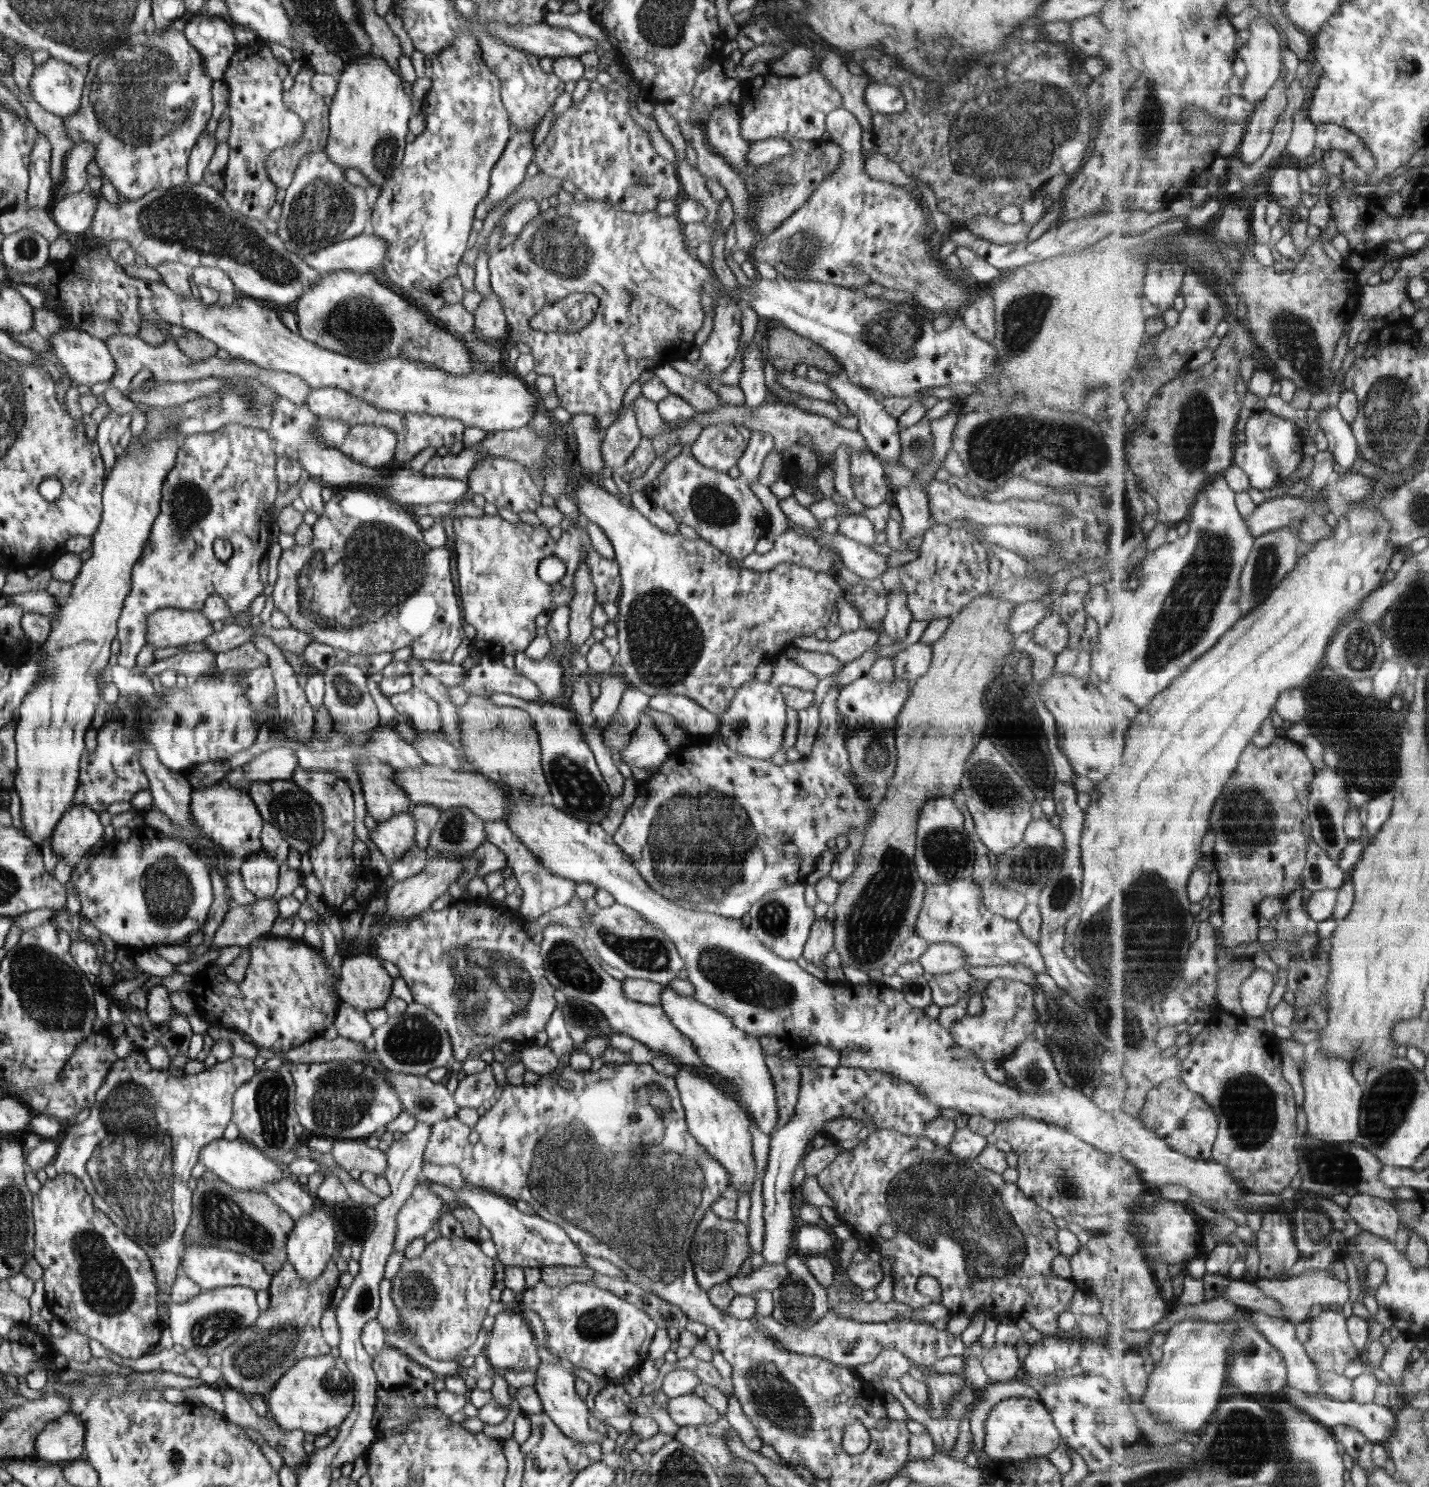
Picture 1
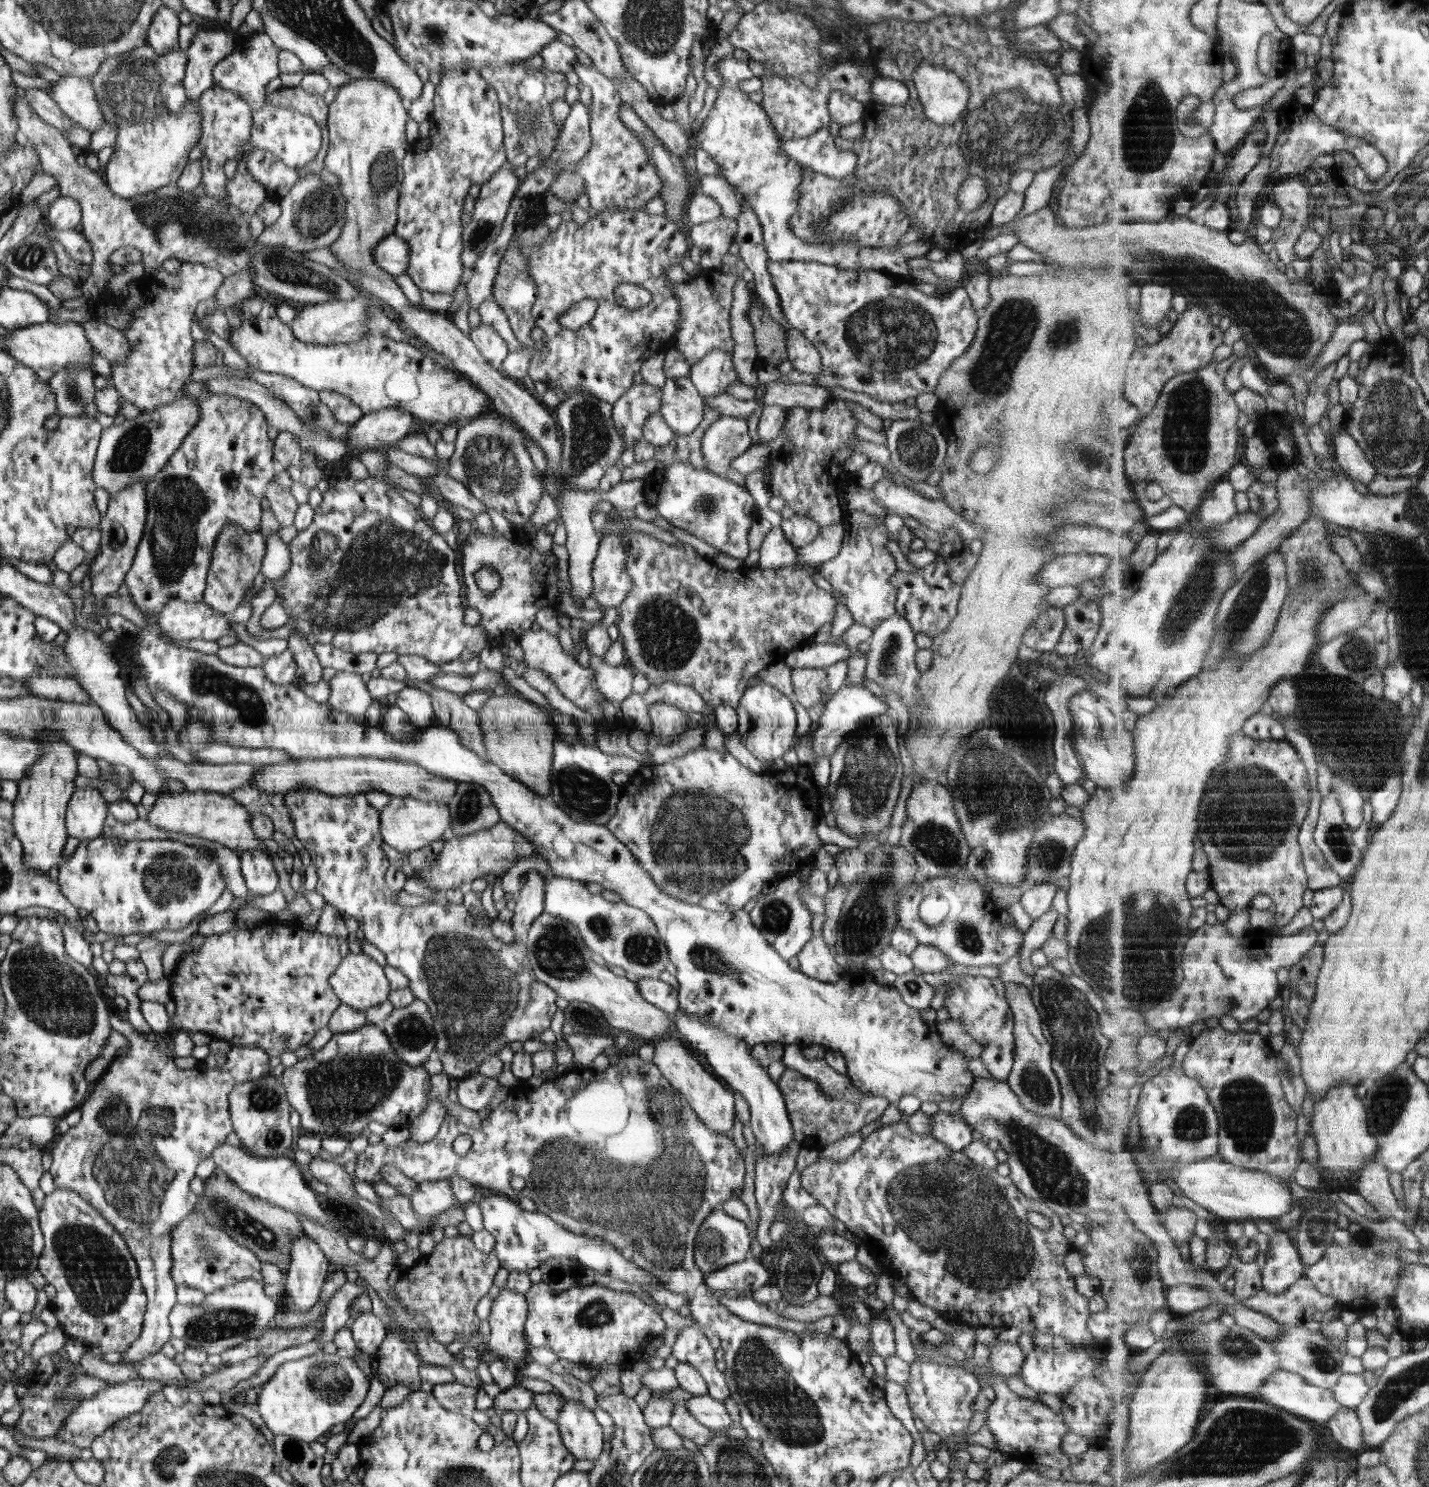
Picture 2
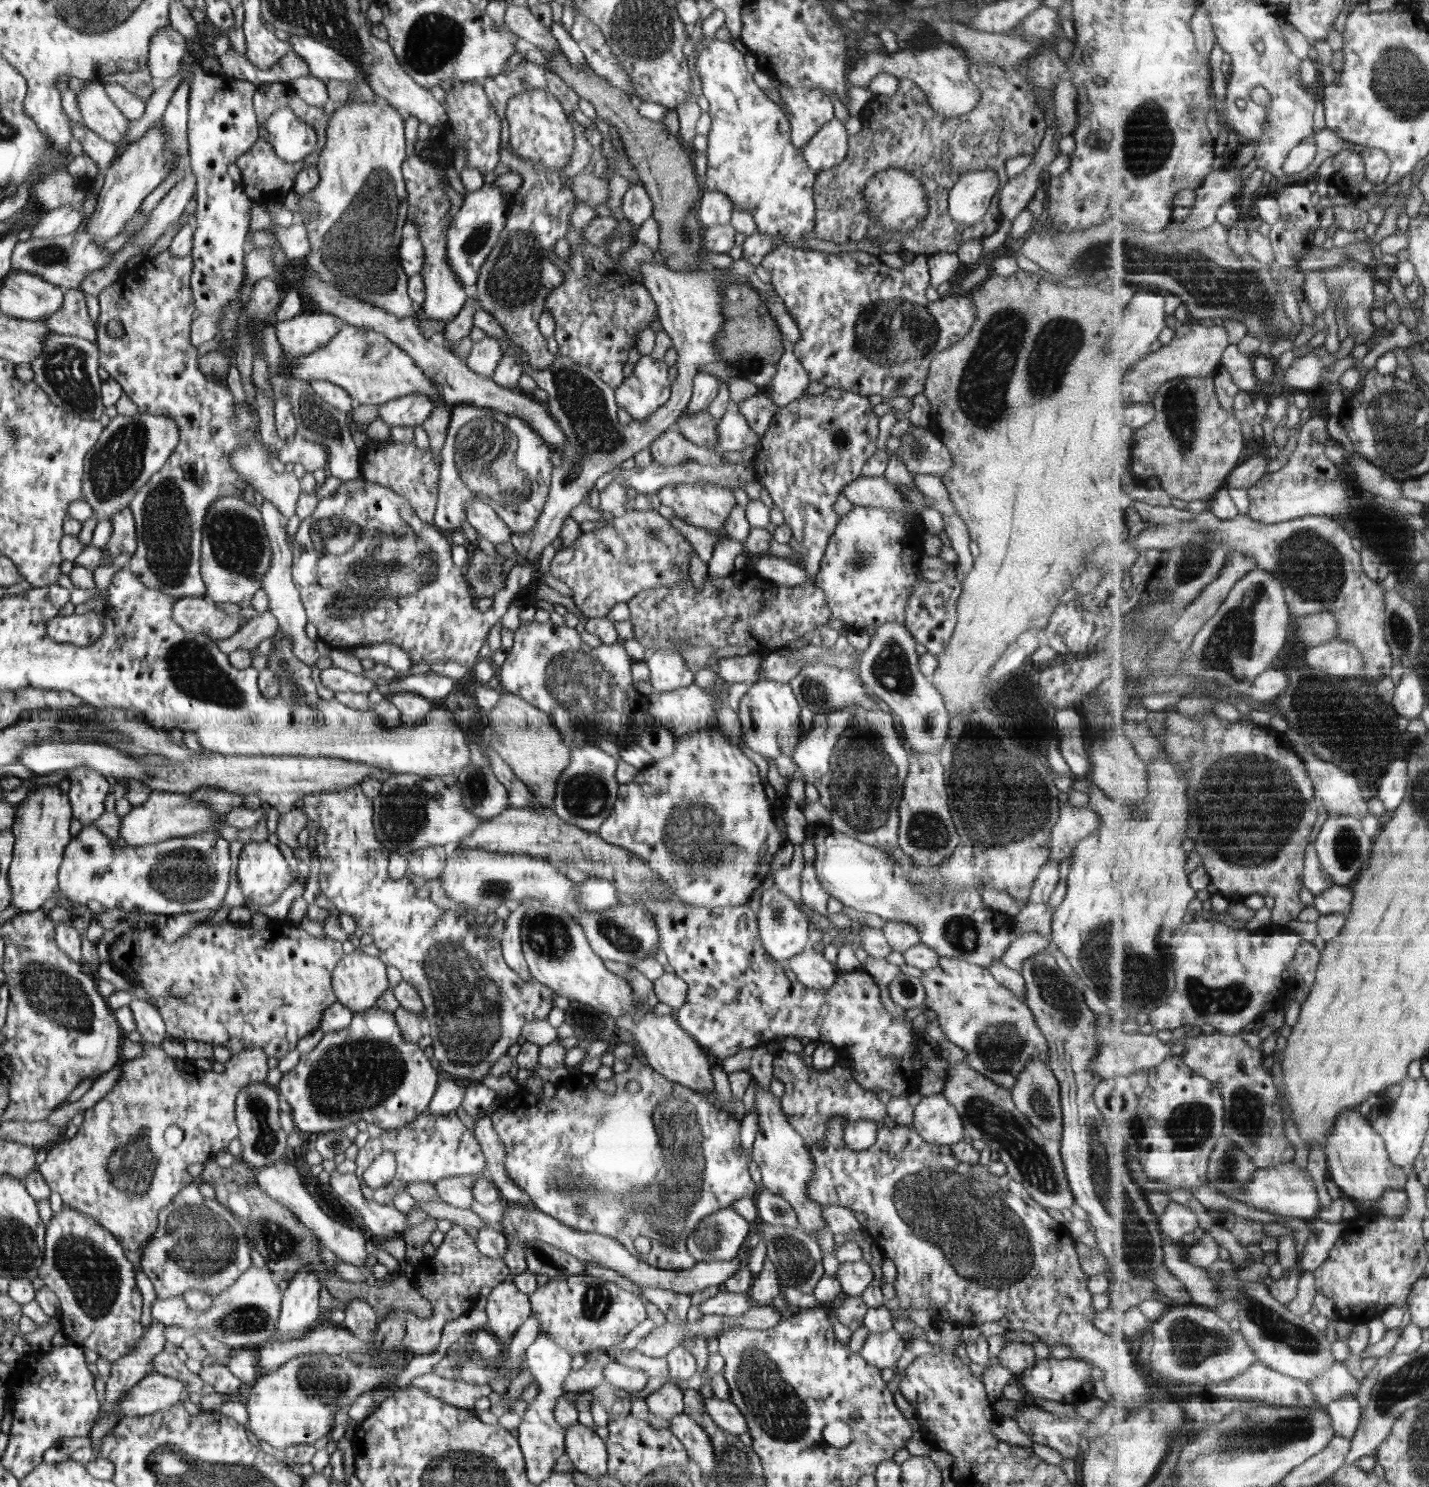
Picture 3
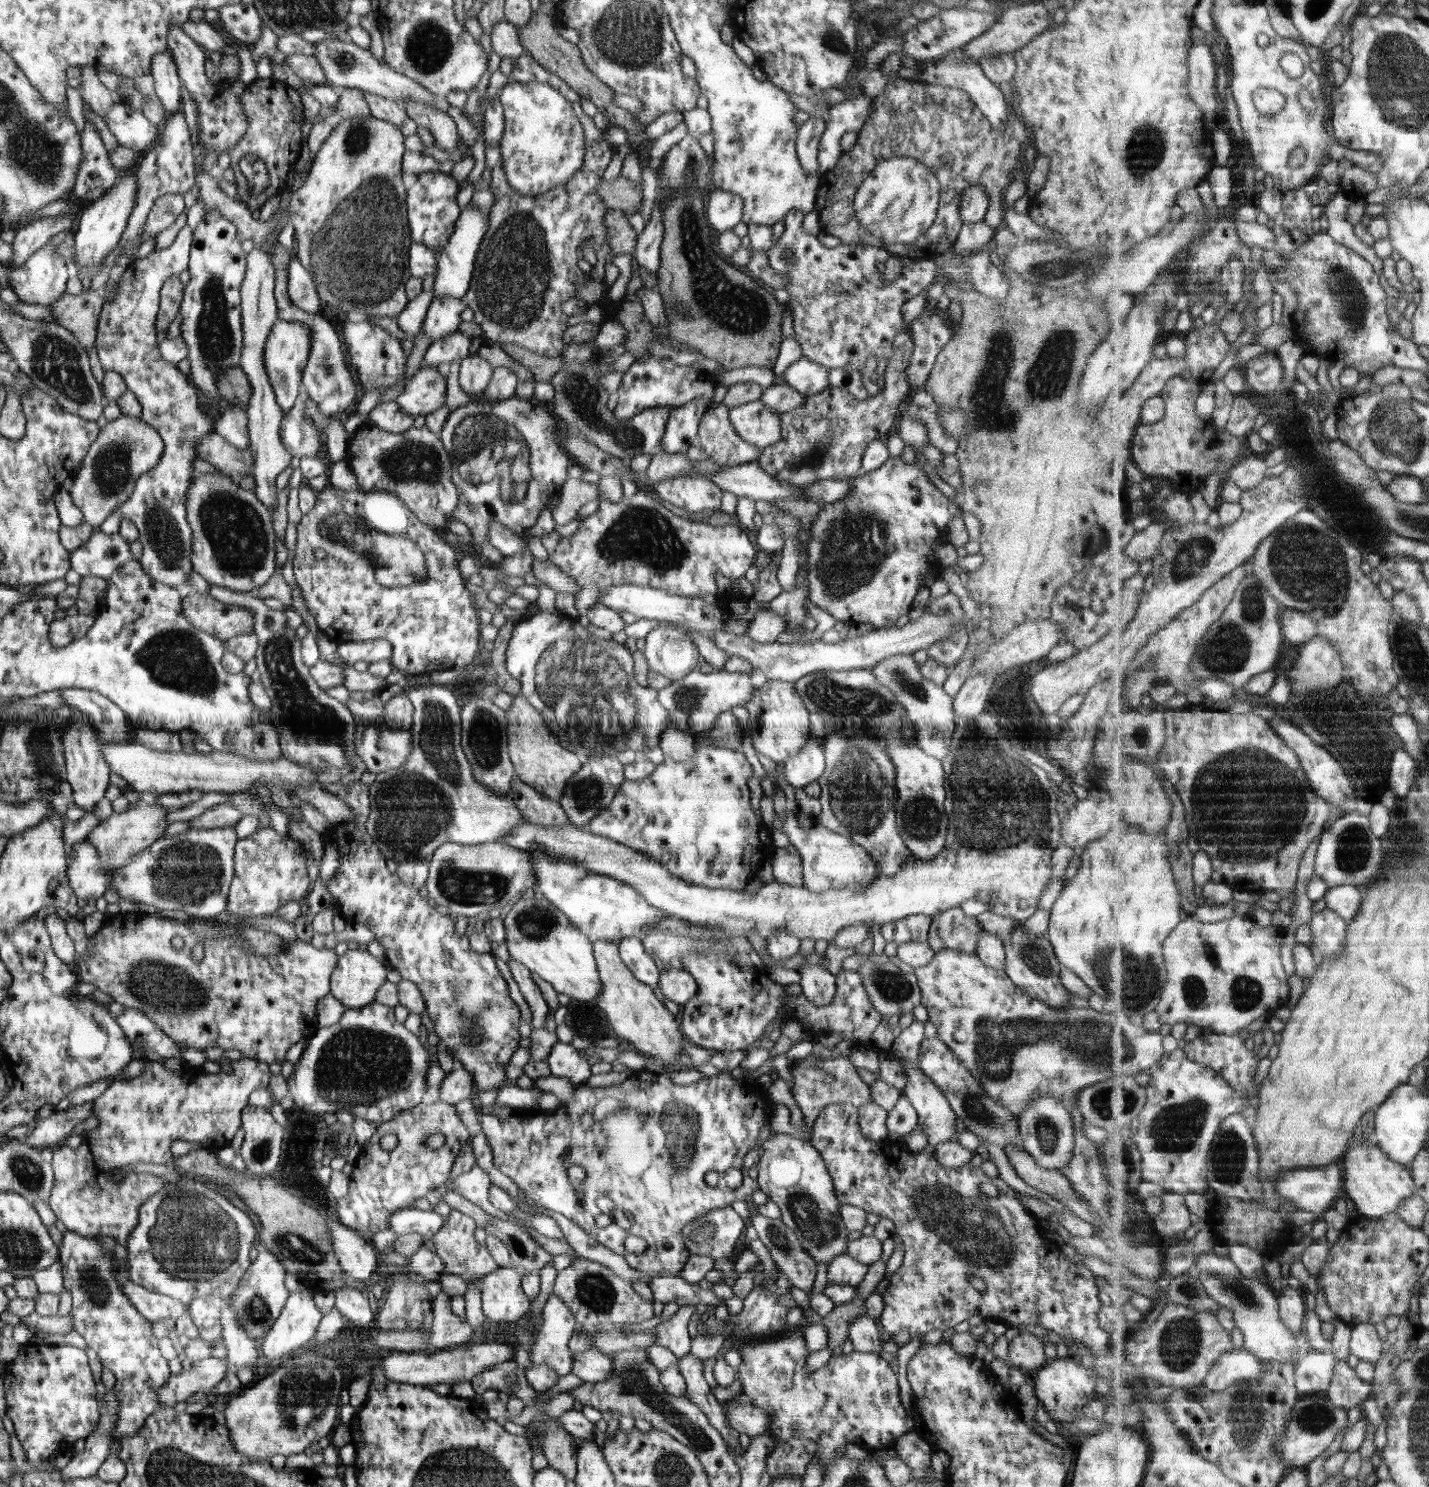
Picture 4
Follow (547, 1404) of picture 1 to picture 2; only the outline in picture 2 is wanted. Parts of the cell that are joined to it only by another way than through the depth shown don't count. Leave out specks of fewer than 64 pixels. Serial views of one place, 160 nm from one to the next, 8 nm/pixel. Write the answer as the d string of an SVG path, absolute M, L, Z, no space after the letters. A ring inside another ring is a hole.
M560 1398L564 1400L564 1407L556 1422L564 1446L578 1460L594 1460L595 1464L604 1462L603 1429L594 1412L570 1399Z

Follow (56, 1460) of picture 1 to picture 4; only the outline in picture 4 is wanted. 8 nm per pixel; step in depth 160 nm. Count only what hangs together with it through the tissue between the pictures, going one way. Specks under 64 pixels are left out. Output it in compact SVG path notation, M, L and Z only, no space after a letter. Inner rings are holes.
M210 1357L206 1360L200 1360L198 1366L190 1368L188 1372L170 1377L170 1381L166 1381L164 1387L156 1391L158 1403L161 1408L174 1409L177 1403L186 1402L190 1396L197 1392L212 1394L214 1386L224 1379L226 1372L228 1372L226 1359L217 1360Z

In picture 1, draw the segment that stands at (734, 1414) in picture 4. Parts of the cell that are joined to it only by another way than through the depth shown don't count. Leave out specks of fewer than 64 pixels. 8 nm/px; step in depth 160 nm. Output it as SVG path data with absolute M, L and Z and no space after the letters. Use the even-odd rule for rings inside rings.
M688 1394L668 1400L666 1412L681 1428L686 1426L710 1426L718 1422L720 1414L698 1396Z

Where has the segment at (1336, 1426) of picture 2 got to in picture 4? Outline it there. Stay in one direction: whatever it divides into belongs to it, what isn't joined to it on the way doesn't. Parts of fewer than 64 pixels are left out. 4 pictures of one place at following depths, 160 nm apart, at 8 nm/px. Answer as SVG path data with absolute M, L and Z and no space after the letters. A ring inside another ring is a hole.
M1339 1358L1336 1366L1336 1376L1330 1391L1334 1403L1339 1404L1344 1410L1356 1408L1359 1404L1370 1399L1374 1392L1371 1382L1358 1375L1357 1368L1350 1366L1348 1360Z

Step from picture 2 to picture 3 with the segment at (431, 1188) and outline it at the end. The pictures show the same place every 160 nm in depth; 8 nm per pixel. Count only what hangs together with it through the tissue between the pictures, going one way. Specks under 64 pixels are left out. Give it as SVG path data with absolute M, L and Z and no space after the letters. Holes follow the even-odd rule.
M462 1175L455 1177L448 1177L434 1183L435 1189L441 1198L441 1202L448 1203L453 1207L459 1209L470 1209L473 1203L476 1201L473 1195L473 1184L478 1178L483 1176L478 1175Z

